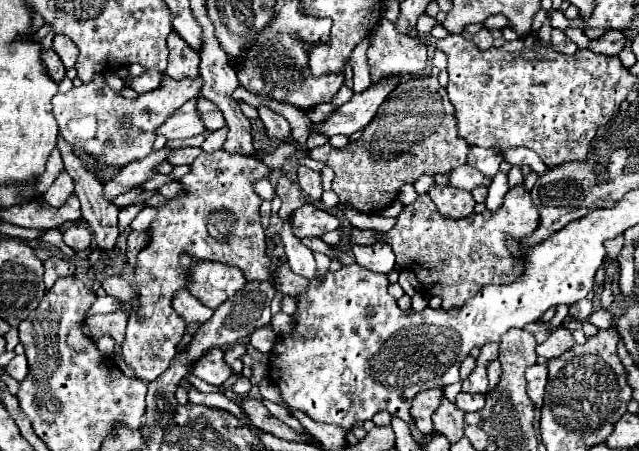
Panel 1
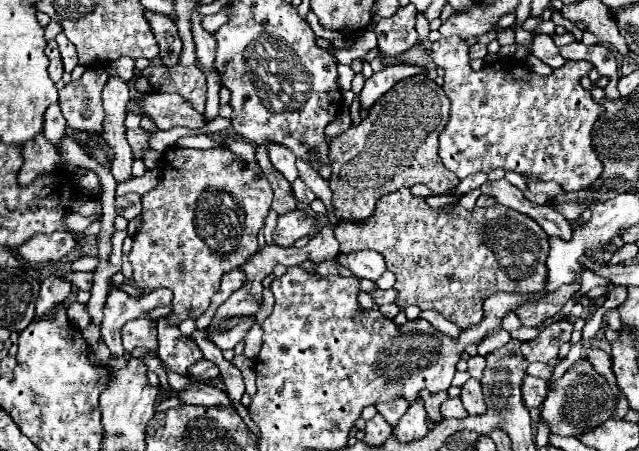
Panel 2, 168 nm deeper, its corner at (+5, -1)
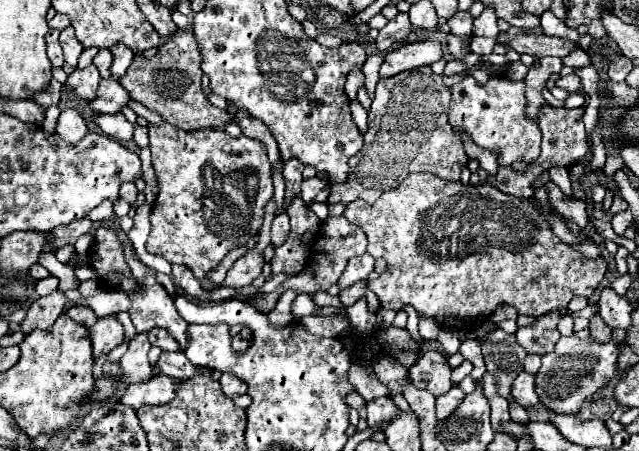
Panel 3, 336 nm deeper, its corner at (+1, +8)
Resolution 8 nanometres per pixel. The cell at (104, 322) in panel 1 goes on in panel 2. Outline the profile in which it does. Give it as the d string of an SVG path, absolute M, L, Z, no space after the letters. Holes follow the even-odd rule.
M131 319L121 329L123 335L123 347L127 353L131 353L135 347L145 347L155 351L157 349L157 327L151 319Z

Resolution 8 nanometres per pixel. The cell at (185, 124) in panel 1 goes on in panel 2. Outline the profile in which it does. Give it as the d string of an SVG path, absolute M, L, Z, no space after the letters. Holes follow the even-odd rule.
M139 127L139 129L127 129L125 131L125 137L127 137L127 143L129 147L133 149L133 153L141 153L141 151L147 151L147 139L149 135Z

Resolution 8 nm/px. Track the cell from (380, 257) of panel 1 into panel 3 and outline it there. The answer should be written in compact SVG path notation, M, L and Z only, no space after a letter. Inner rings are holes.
M361 254L357 258L351 258L339 278L339 288L347 288L351 284L355 284L357 280L367 278L375 268L375 258L371 254Z

